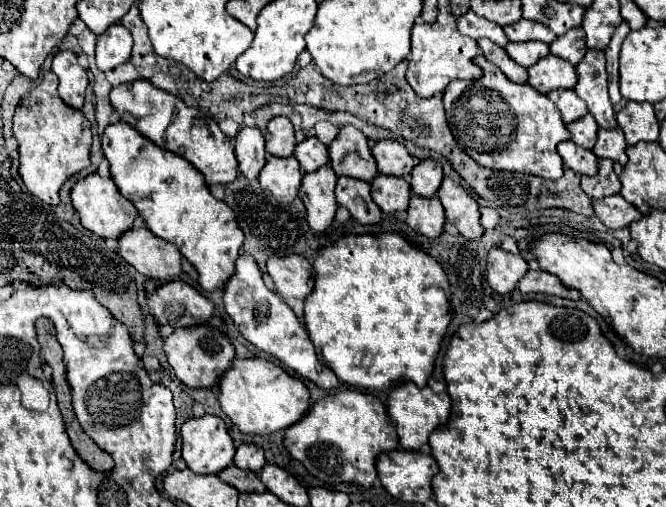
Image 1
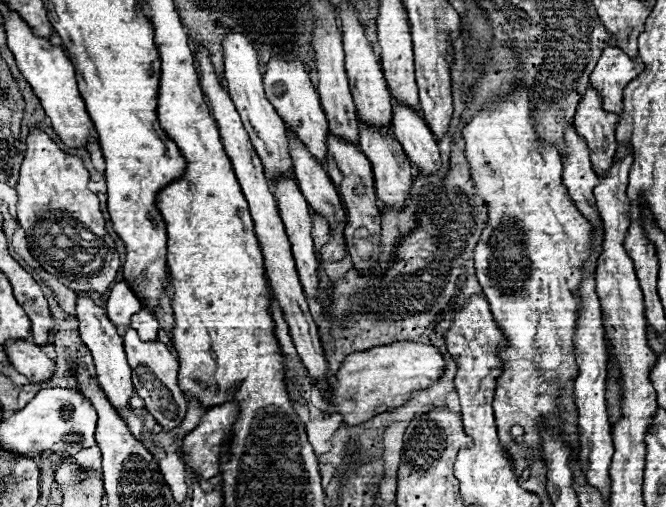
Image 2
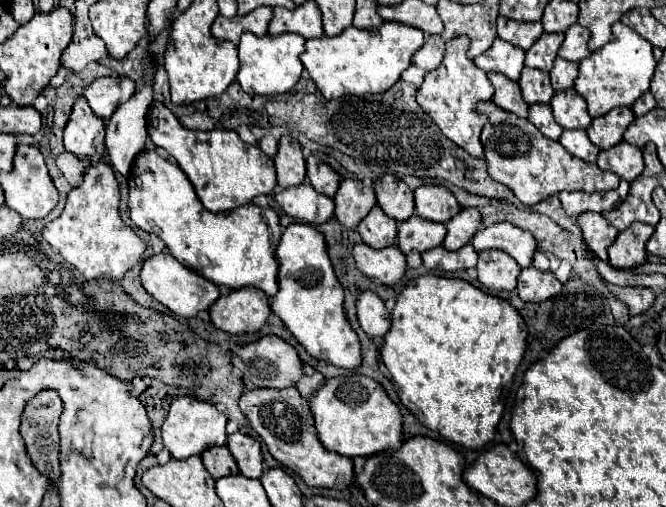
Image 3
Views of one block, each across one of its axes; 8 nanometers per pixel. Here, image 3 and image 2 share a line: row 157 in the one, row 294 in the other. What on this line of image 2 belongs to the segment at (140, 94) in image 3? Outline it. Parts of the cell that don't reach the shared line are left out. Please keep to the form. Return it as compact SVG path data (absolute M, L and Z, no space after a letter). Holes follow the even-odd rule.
M116 282L110 290L108 302L106 302L106 312L108 318L116 324L116 326L128 326L130 318L134 312L142 310L142 302L138 296L134 296L134 292L128 288L126 282Z

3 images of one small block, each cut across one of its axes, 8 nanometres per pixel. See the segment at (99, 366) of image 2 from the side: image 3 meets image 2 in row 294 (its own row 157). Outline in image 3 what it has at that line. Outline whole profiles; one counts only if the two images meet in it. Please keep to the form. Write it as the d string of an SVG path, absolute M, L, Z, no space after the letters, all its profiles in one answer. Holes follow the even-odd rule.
M78 98L64 128L66 150L78 158L88 158L96 152L96 146L104 142L104 132L104 122L94 116L92 108L88 108L88 102L84 98Z

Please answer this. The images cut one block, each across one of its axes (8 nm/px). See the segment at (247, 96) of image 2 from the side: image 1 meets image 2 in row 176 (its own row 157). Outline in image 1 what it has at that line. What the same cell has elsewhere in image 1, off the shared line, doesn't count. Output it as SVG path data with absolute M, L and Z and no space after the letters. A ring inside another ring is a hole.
M268 156L266 166L262 168L258 180L262 190L270 192L276 200L290 204L298 196L298 190L302 184L300 164L294 156L290 158Z

